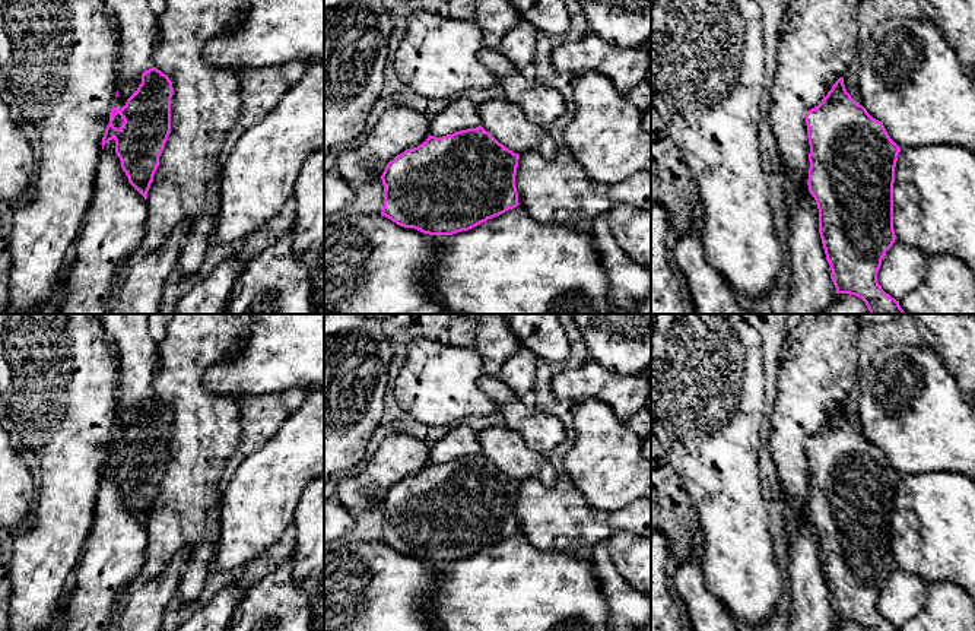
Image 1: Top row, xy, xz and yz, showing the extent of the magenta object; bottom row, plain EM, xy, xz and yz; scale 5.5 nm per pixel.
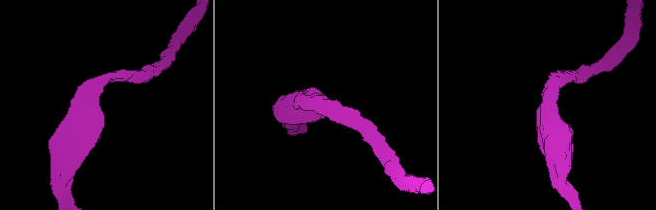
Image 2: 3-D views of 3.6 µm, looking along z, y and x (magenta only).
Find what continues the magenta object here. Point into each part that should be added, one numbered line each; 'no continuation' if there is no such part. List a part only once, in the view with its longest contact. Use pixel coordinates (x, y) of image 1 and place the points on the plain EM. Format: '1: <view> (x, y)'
no continuation

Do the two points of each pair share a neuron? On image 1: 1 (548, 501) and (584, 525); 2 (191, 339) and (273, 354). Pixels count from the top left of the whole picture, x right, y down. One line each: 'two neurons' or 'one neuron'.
1: one neuron
2: two neurons

